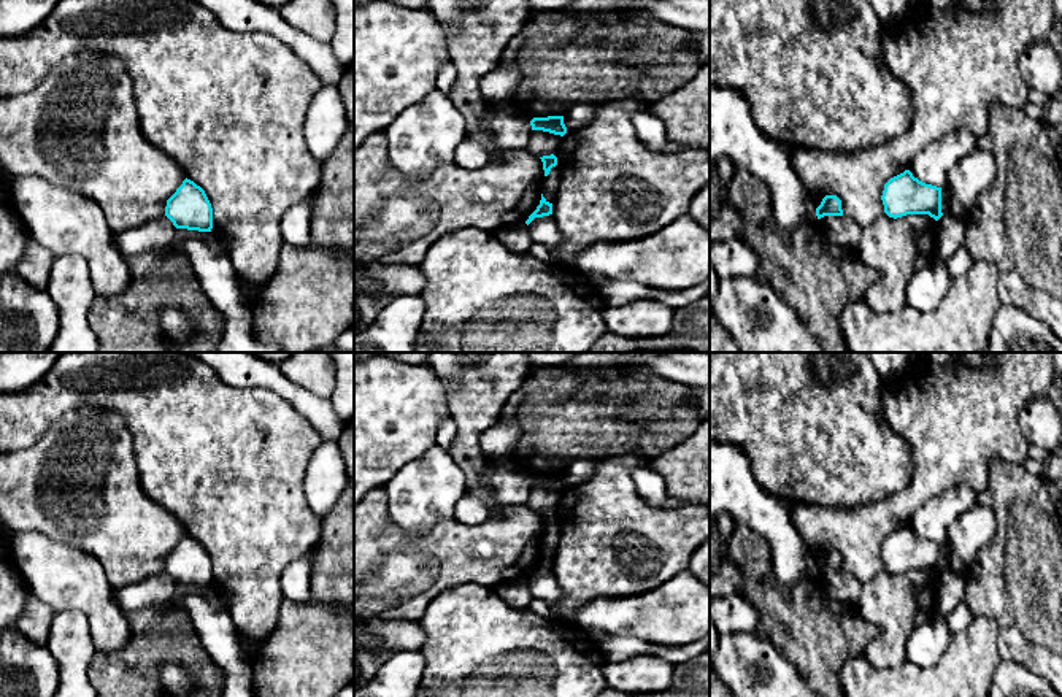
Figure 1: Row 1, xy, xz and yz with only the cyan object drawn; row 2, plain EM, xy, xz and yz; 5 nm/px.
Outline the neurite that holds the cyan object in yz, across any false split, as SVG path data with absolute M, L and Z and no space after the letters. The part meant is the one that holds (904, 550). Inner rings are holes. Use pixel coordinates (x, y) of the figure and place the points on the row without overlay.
M910 526L884 540L881 556L884 568L894 575L906 570L929 570L938 576L943 572L941 543L919 537Z

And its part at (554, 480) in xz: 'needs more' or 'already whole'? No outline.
already whole

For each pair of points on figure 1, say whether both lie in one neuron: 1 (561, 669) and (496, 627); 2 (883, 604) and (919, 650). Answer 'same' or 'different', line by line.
1: same
2: different

